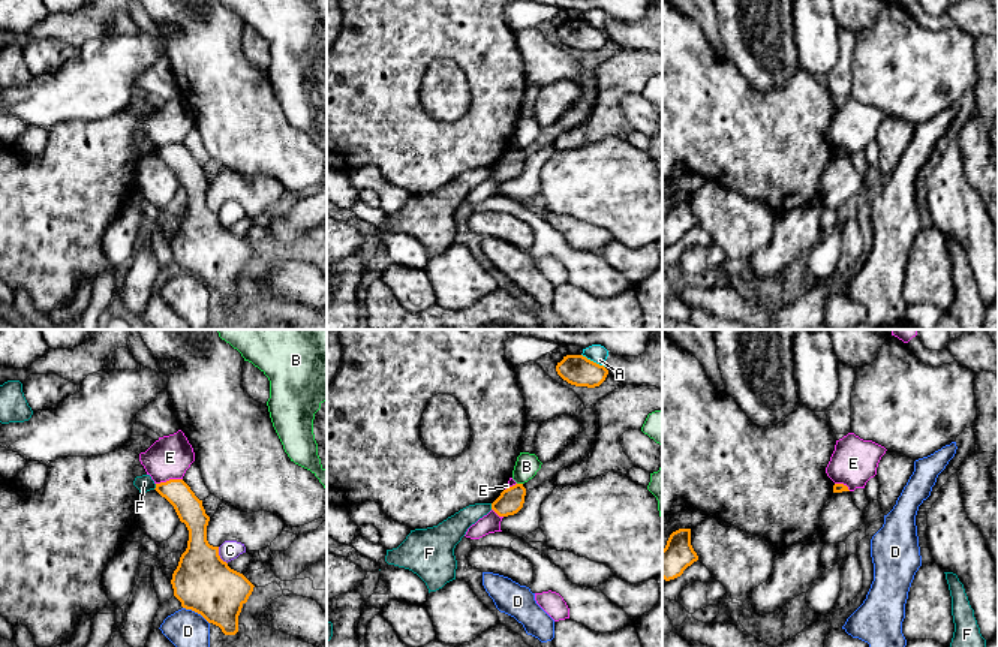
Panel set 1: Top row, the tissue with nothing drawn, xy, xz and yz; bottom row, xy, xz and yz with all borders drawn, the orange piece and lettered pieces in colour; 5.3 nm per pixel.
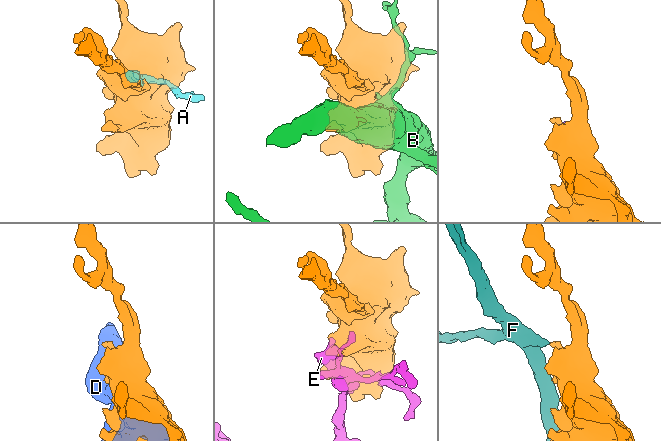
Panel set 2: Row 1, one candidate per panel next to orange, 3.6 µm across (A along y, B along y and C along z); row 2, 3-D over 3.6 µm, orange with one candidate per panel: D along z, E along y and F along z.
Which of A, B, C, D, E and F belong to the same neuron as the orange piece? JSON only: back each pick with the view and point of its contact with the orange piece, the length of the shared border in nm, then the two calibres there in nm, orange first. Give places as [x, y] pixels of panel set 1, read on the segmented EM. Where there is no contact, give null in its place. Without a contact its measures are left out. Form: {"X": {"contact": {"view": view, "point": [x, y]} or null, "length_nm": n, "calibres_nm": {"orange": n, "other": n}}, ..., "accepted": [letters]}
{"accepted": []}

